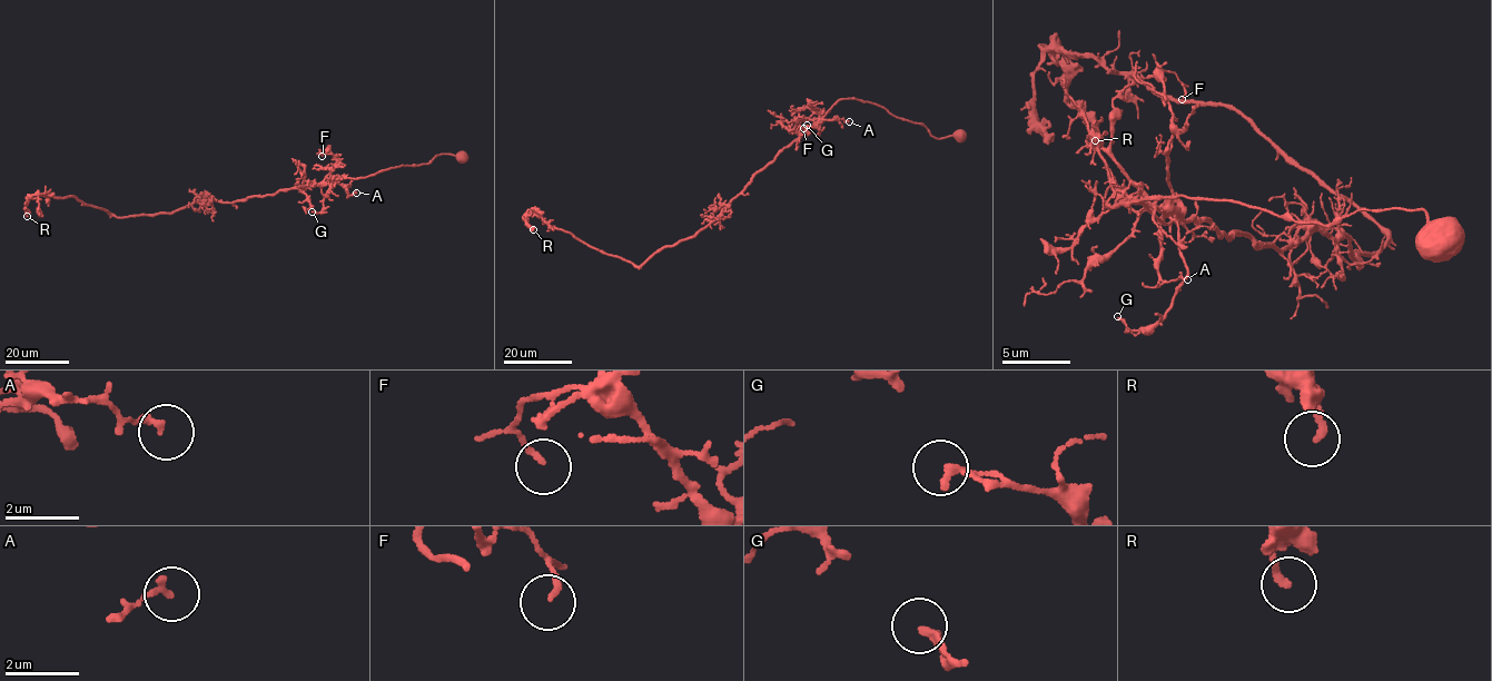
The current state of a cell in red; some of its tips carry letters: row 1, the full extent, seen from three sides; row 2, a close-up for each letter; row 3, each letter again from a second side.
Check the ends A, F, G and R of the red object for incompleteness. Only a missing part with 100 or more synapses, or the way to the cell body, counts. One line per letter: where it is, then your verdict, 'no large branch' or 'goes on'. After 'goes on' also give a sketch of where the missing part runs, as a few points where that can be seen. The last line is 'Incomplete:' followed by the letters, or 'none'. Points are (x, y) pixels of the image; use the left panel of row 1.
A: at (356, 193); no large branch
F: at (322, 156); no large branch
G: at (312, 211); no large branch
R: at (27, 216); no large branch
Incomplete: none

